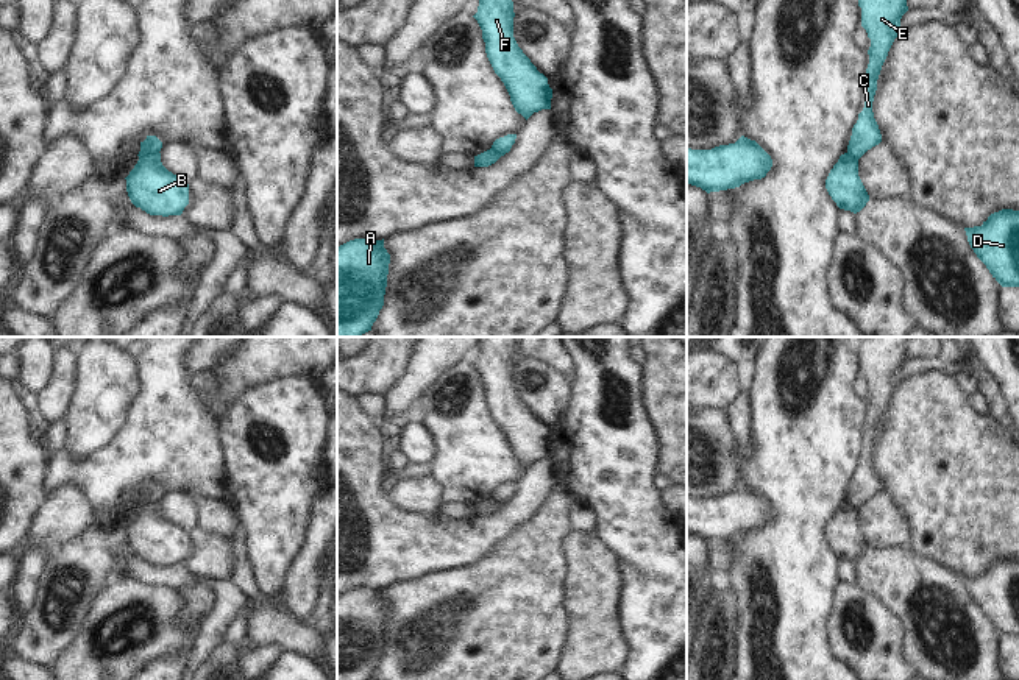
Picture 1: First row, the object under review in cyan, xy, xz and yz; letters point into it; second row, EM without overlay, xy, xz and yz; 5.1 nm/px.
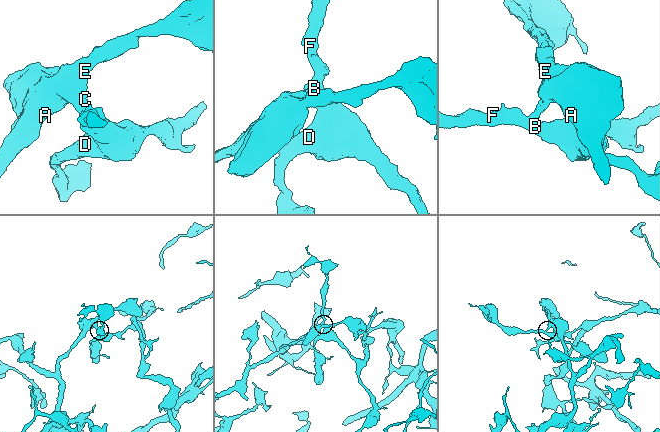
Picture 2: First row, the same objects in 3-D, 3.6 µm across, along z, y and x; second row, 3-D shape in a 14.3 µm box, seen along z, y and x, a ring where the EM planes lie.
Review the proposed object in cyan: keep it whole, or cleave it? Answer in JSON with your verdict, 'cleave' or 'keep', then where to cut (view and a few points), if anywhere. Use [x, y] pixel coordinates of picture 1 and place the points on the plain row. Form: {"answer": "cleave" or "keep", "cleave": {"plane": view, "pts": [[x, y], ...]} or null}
{"answer": "cleave", "cleave": {"plane": "xy", "pts": [[158, 499], [147, 501], [139, 507]]}}

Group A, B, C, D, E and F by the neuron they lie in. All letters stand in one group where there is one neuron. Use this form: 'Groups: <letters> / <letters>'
Groups: A C E / B D F

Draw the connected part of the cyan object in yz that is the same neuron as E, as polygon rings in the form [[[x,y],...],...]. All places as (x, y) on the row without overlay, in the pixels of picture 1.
[[[861,337],[858,348],[861,376],[871,388],[871,396],[868,399],[869,413],[865,426],[865,457],[858,463],[847,494],[847,502],[855,508],[860,508],[868,499],[882,491],[882,483],[872,462],[872,451],[882,415],[894,388],[904,381],[900,368],[908,360],[908,338]]]

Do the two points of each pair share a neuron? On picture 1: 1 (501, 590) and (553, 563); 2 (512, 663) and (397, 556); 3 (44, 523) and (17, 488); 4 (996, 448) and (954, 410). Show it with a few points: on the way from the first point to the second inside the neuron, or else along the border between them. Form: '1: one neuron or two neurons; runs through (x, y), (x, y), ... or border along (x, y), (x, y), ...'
1: one neuron; runs through (514, 587), (540, 563)
2: two neurons; border along (456, 568), (433, 571), (384, 587)
3: two neurons; border along (52, 484), (49, 496), (39, 506), (21, 545)
4: one neuron; runs through (985, 442), (965, 421)

